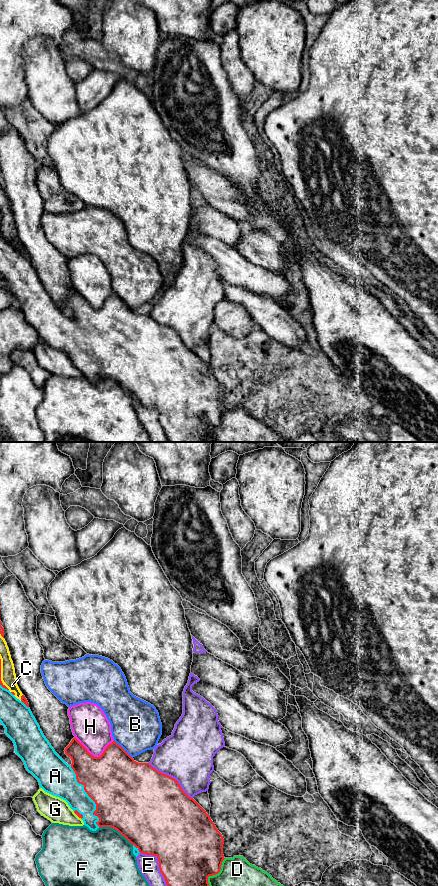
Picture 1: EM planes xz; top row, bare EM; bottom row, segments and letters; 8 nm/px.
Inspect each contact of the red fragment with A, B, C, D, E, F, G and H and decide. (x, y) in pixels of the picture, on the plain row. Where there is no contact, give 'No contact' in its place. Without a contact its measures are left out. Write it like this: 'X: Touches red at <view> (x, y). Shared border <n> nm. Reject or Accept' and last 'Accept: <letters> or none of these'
A: Touches red at xz (88, 347). Shared border 550 nm. Accept
B: Touches red at xz (123, 301). Shared border 200 nm. Reject
C: Touches red at xz (0, 226). Shared border 260 nm. Reject
D: Touches red at xz (215, 426). Shared border 260 nm. Reject
E: Touches red at xz (159, 417). Shared border 380 nm. Reject
F: Touches red at xz (116, 381). Shared border 300 nm. Reject
G: Touches red at xz (77, 367). Shared border 100 nm. Reject
H: Touches red at xz (95, 309). Shared border 320 nm. Reject
Accept: A

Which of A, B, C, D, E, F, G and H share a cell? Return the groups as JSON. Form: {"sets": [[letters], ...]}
{"sets": [["A"], ["B"], ["C"], ["D"], ["E"], ["F", "G"], ["H"]]}

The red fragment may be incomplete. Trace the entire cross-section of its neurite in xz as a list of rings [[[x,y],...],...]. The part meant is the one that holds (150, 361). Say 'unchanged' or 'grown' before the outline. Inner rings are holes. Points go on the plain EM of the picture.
grown; [[[0,211],[0,274],[5,280],[5,286],[13,293],[15,298],[15,305],[24,314],[26,322],[31,325],[39,334],[40,340],[45,344],[65,352],[74,365],[83,372],[84,377],[90,382],[96,383],[101,379],[111,379],[117,382],[133,397],[133,406],[137,409],[139,405],[153,407],[158,410],[159,421],[165,430],[168,442],[206,442],[209,438],[208,429],[216,427],[221,422],[221,417],[224,410],[223,396],[224,391],[222,386],[218,383],[215,376],[210,370],[210,367],[193,351],[190,350],[181,340],[180,336],[174,330],[163,326],[153,320],[149,315],[136,314],[120,297],[115,293],[109,296],[100,309],[94,309],[87,301],[76,291],[73,290],[70,296],[65,300],[65,306],[71,310],[72,316],[68,317],[54,302],[49,293],[44,288],[39,276],[33,268],[29,255],[24,247],[21,251],[17,251],[14,244],[9,241],[1,233],[1,211]]]

